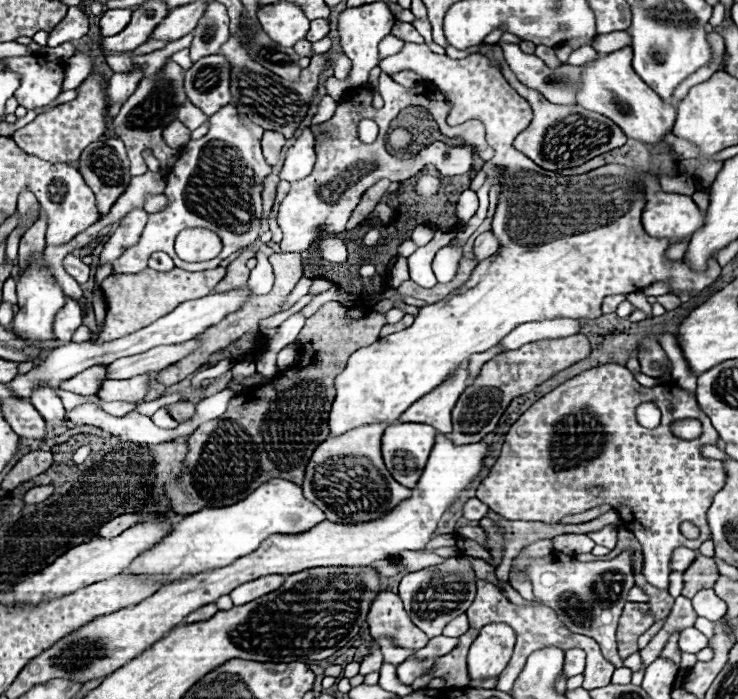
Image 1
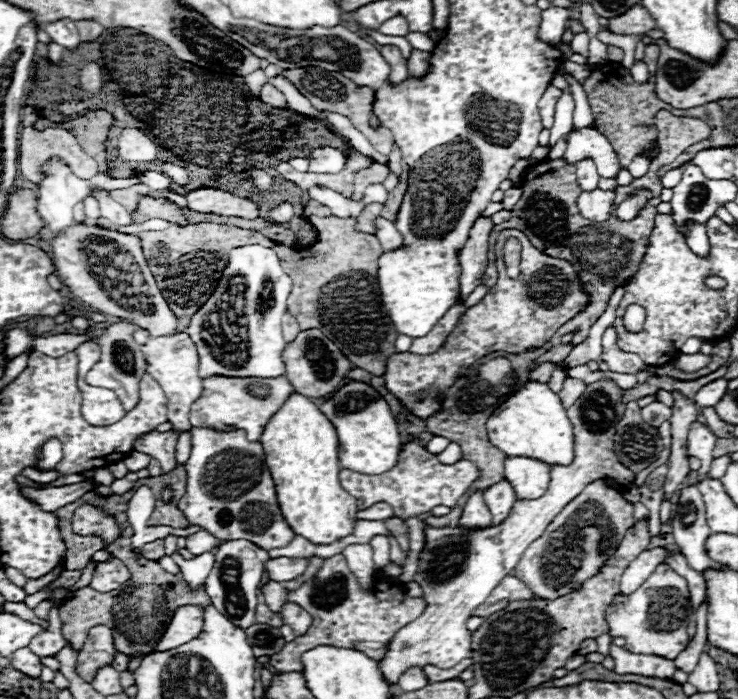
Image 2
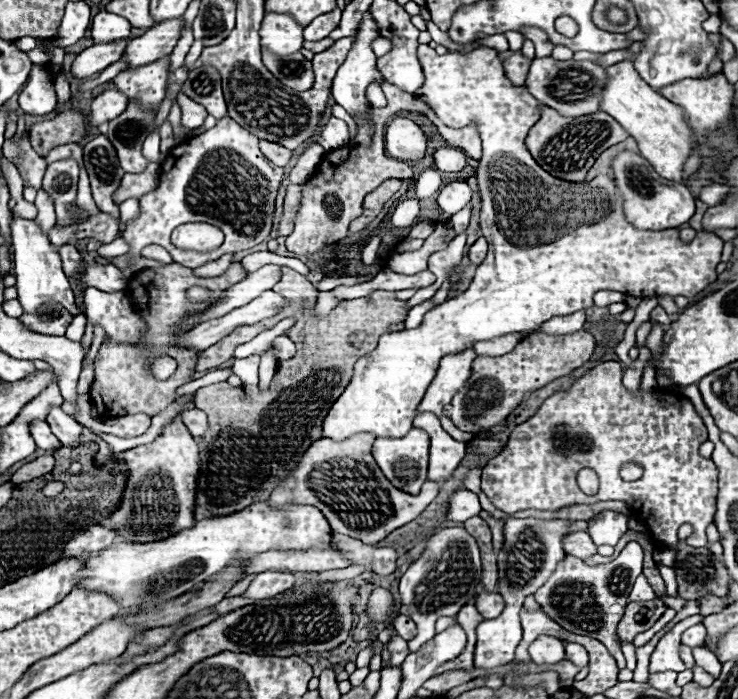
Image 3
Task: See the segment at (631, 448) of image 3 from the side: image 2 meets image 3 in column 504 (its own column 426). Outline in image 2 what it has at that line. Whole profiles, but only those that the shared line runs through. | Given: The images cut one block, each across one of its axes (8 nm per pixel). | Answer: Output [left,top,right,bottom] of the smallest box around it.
[340,440,478,520]

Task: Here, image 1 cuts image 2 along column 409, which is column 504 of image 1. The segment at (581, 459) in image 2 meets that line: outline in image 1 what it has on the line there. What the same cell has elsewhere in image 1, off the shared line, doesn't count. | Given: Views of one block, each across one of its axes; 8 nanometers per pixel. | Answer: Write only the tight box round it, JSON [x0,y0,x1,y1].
[468,624,516,680]

